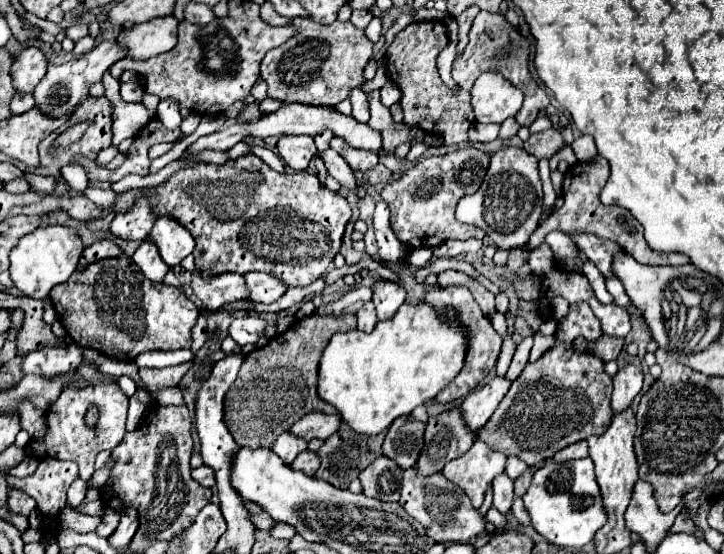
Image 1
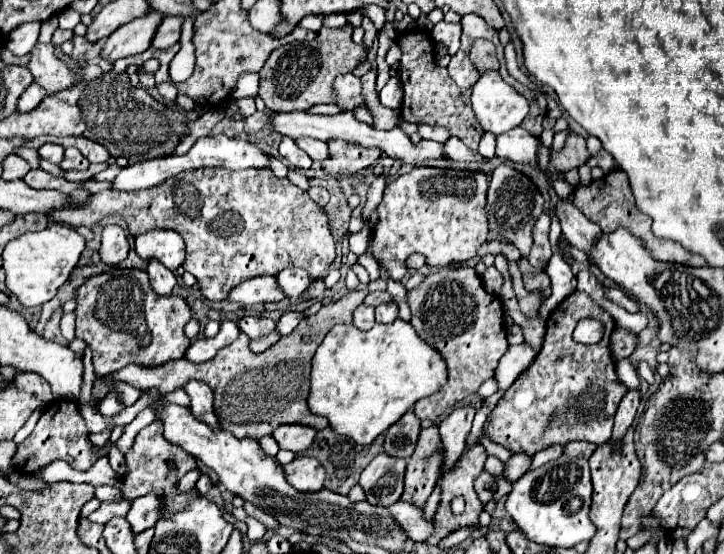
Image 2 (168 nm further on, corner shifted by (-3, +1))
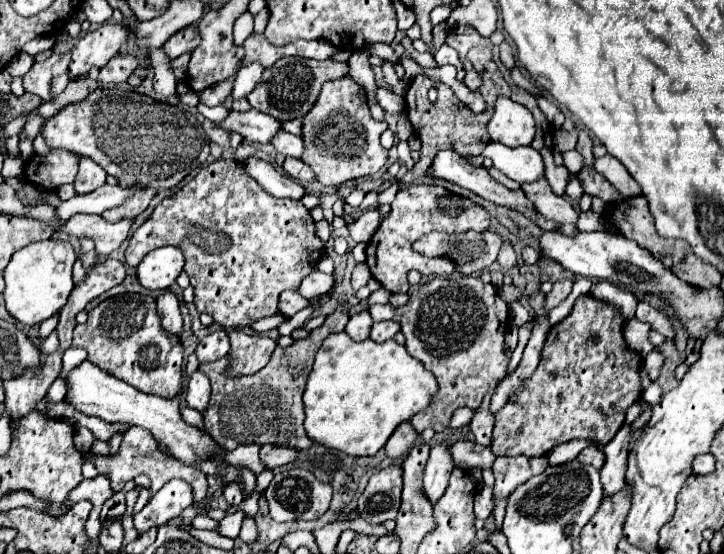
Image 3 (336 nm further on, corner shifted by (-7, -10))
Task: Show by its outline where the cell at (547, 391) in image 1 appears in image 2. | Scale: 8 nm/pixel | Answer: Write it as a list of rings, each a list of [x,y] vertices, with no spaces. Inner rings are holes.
[[[584,291],[570,293],[546,319],[546,337],[544,337],[542,349],[536,355],[534,363],[512,383],[512,387],[502,395],[498,405],[488,415],[486,425],[484,425],[486,435],[492,441],[500,443],[502,447],[510,449],[512,453],[528,453],[528,455],[534,455],[540,449],[546,449],[554,443],[564,445],[568,441],[590,441],[596,445],[604,445],[612,435],[612,423],[614,423],[614,413],[618,409],[618,403],[628,391],[628,387],[616,375],[616,361],[610,351],[612,329],[614,329],[614,319],[610,313],[598,307]],[[584,317],[592,317],[604,323],[606,331],[600,343],[582,345],[572,339],[574,325]]]

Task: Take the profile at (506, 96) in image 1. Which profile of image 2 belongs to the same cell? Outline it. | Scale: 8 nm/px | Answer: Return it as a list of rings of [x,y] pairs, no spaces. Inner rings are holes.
[[[486,71],[474,85],[472,109],[484,131],[500,135],[524,121],[528,101],[508,87],[498,71]]]

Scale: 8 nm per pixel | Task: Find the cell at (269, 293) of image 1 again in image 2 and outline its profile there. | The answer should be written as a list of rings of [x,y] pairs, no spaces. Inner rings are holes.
[[[290,267],[290,269],[284,269],[280,275],[278,275],[278,285],[284,289],[284,293],[292,299],[300,297],[308,285],[310,285],[310,275],[308,271],[304,269],[298,269],[298,267]]]

